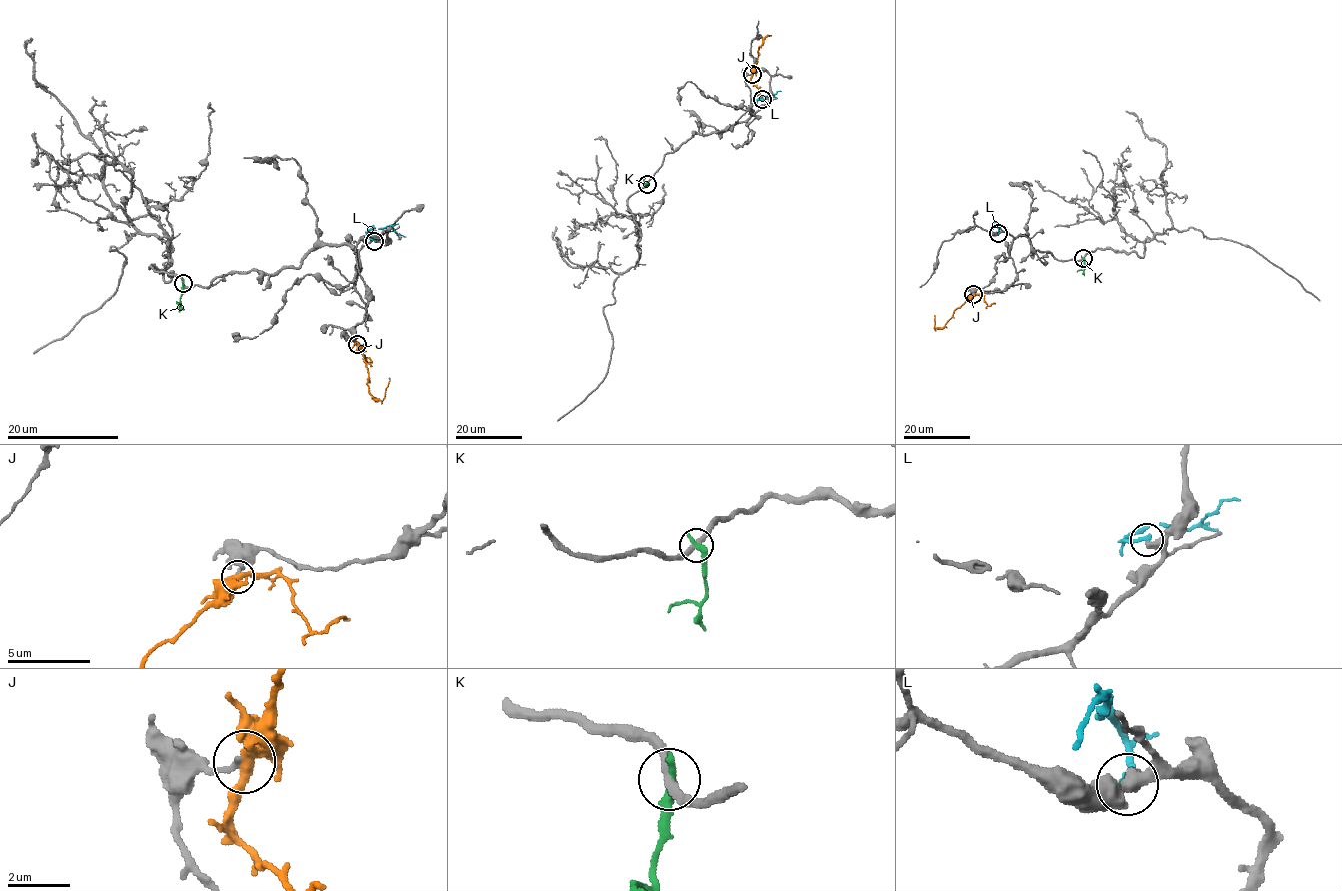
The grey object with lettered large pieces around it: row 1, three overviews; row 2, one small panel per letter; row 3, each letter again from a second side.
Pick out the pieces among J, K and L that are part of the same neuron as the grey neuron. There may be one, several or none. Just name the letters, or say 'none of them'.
none of them

